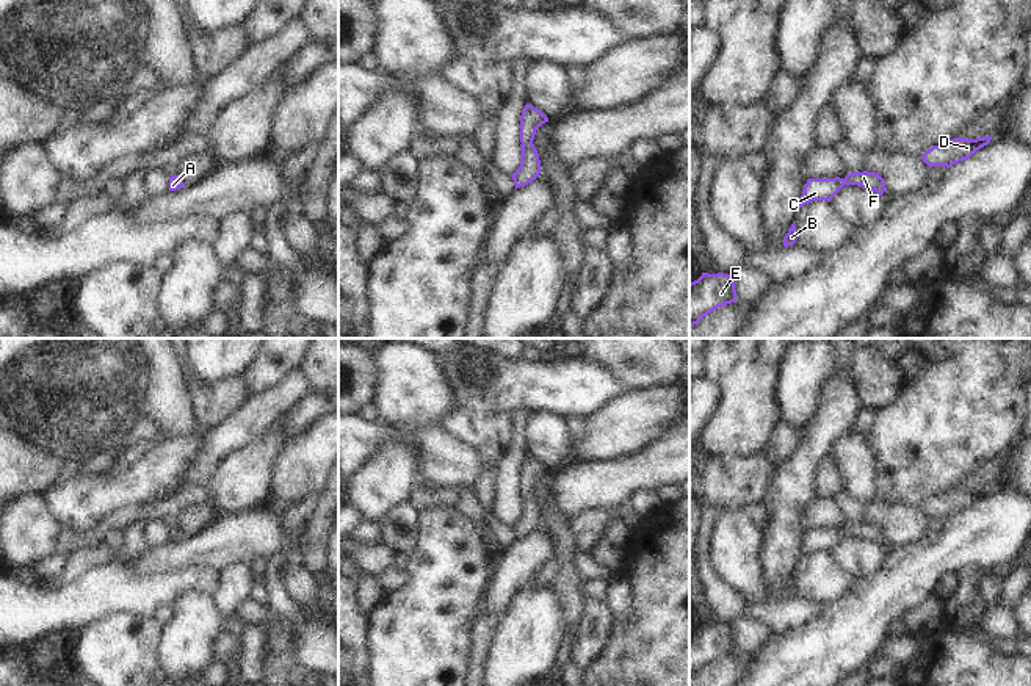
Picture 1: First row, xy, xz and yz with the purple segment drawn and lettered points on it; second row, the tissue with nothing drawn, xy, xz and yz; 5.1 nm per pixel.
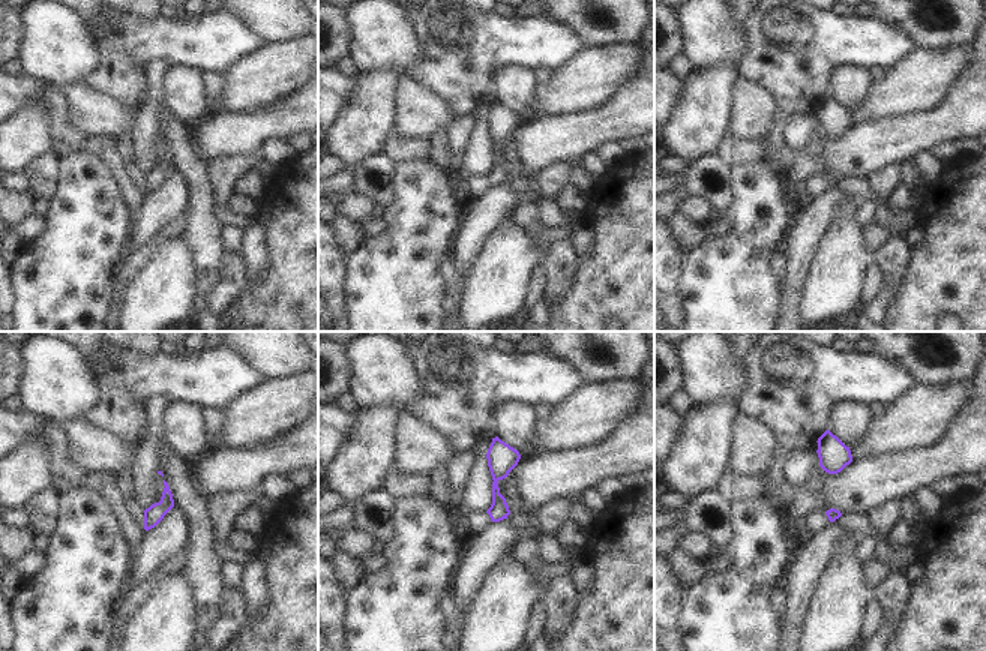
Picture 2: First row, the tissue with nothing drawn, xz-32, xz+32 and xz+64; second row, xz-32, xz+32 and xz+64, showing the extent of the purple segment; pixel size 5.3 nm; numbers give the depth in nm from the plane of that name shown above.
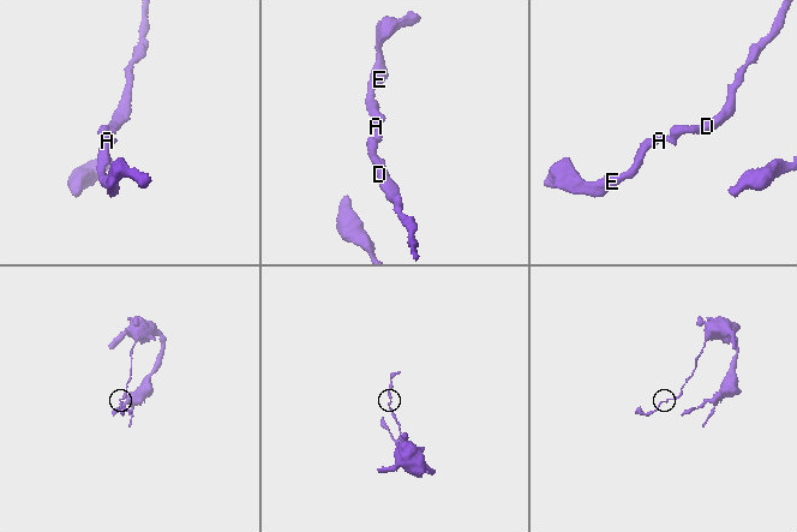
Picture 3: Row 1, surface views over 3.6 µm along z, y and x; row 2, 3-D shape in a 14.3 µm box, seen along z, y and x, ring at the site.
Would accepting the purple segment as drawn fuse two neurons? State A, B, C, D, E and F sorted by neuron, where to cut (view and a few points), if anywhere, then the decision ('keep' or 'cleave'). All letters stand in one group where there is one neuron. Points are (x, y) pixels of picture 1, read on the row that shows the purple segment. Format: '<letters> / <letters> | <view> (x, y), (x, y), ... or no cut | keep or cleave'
A B C D E F | no cut | keep

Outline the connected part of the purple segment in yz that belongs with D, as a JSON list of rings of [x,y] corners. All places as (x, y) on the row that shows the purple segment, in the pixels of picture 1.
[[[982,136],[976,139],[967,138],[954,138],[946,144],[932,146],[928,149],[921,160],[929,166],[946,166],[951,168],[953,164],[970,158],[976,150],[987,146],[992,136]]]

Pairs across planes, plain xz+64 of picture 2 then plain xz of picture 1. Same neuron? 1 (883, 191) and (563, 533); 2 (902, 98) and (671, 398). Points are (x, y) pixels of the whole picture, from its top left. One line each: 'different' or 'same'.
1: different
2: same

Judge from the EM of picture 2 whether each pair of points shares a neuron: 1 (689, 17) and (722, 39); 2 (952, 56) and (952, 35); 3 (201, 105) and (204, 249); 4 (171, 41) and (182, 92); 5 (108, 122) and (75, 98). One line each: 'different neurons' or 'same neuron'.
1: same neuron
2: different neurons
3: different neurons
4: different neurons
5: same neuron

